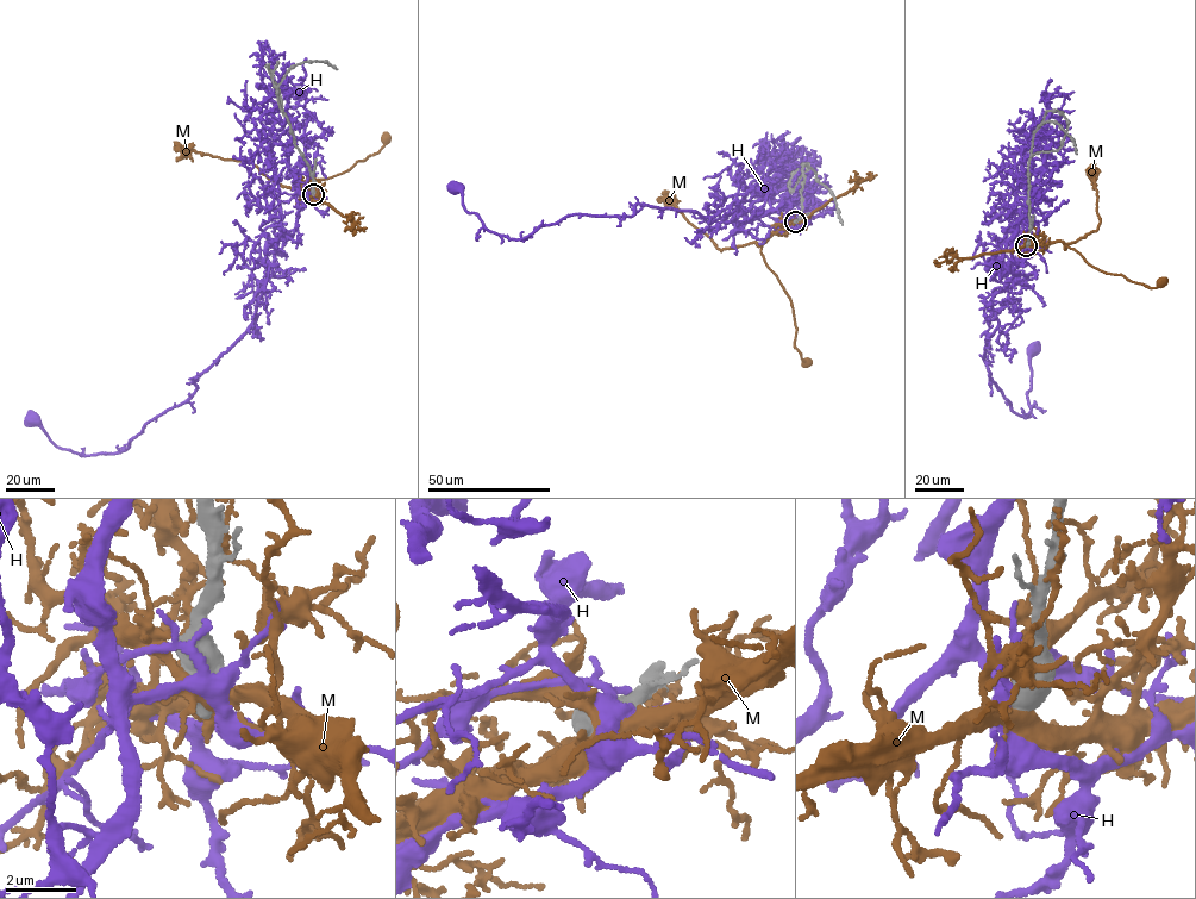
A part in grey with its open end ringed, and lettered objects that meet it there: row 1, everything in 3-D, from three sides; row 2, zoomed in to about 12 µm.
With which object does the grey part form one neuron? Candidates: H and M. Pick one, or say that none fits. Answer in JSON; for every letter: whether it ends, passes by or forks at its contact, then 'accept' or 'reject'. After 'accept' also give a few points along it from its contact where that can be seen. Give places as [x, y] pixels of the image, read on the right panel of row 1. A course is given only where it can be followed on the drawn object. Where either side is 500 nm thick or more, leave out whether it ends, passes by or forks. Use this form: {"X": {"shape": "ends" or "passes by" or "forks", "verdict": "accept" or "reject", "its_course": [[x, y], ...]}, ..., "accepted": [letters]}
{"H": {"verdict": "reject"}, "M": {"verdict": "reject"}, "accepted": []}

